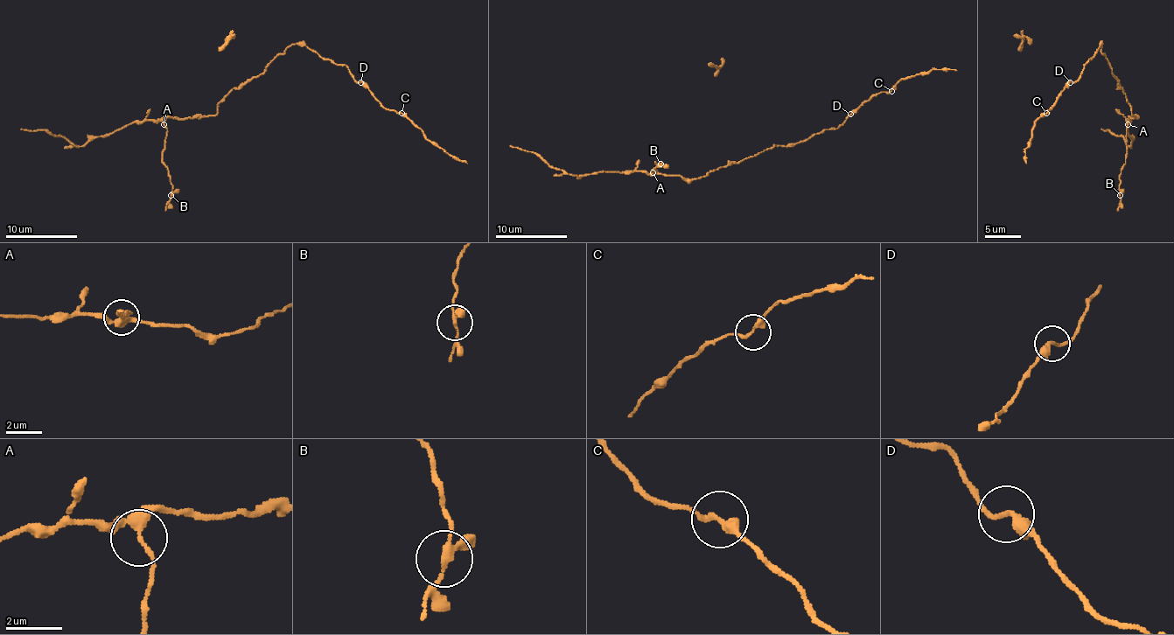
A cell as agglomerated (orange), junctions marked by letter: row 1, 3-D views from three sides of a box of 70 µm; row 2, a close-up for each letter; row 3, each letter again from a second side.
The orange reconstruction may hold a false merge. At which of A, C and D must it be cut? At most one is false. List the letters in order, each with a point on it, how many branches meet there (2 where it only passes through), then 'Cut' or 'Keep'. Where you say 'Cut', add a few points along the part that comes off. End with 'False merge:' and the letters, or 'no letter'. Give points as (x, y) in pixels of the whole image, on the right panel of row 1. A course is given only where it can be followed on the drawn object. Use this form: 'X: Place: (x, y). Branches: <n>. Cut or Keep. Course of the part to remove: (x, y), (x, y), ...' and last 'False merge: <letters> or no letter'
A: Place: (1128, 124). Branches: 3. Cut. Course of the part to remove: (1128, 123), (1120, 186), (1121, 200), (1117, 211)
C: Place: (1046, 113). Branches: 2. Keep
D: Place: (1070, 82). Branches: 2. Keep
False merge: A

